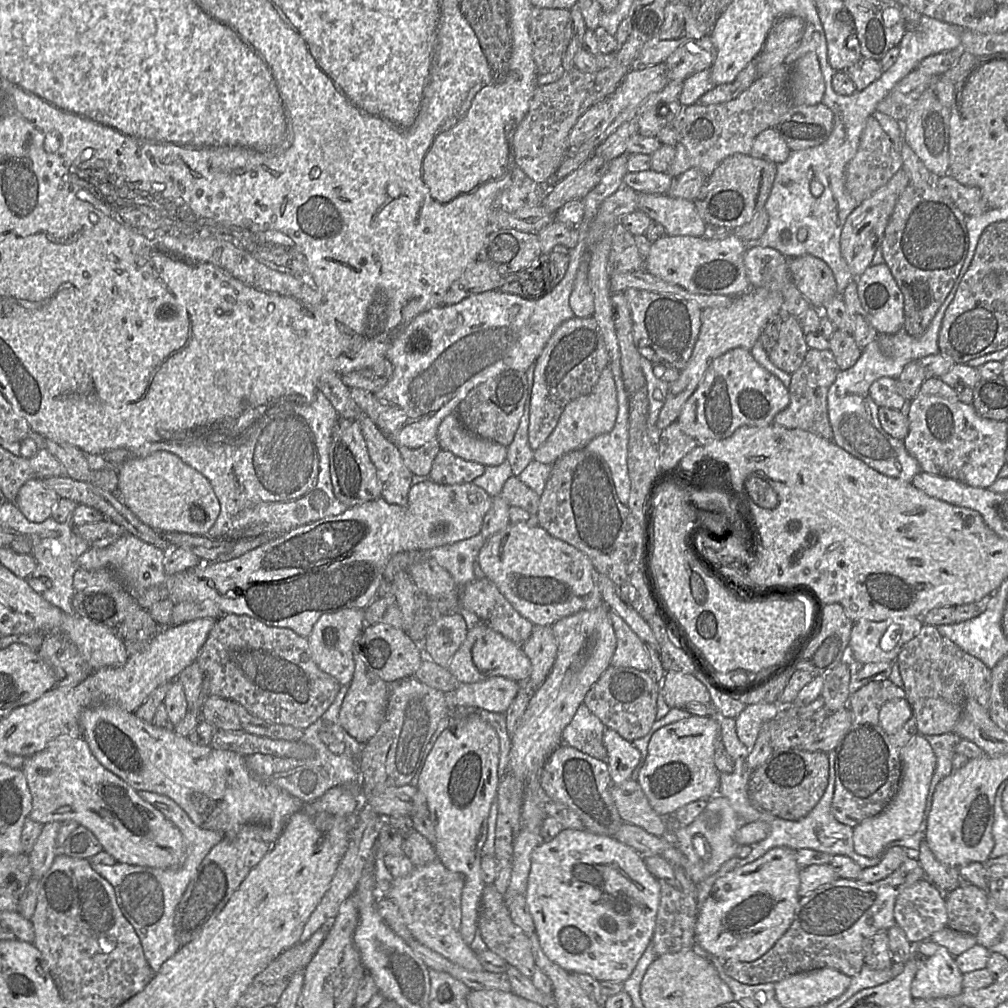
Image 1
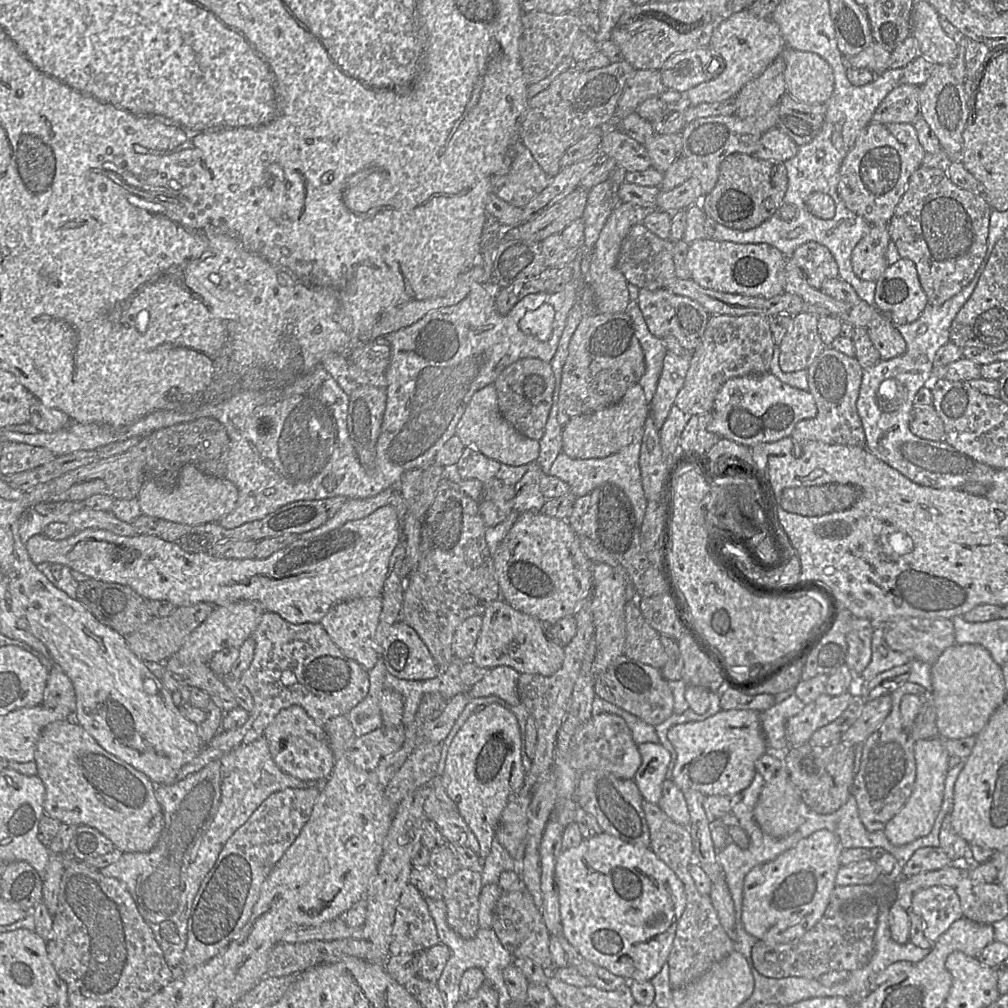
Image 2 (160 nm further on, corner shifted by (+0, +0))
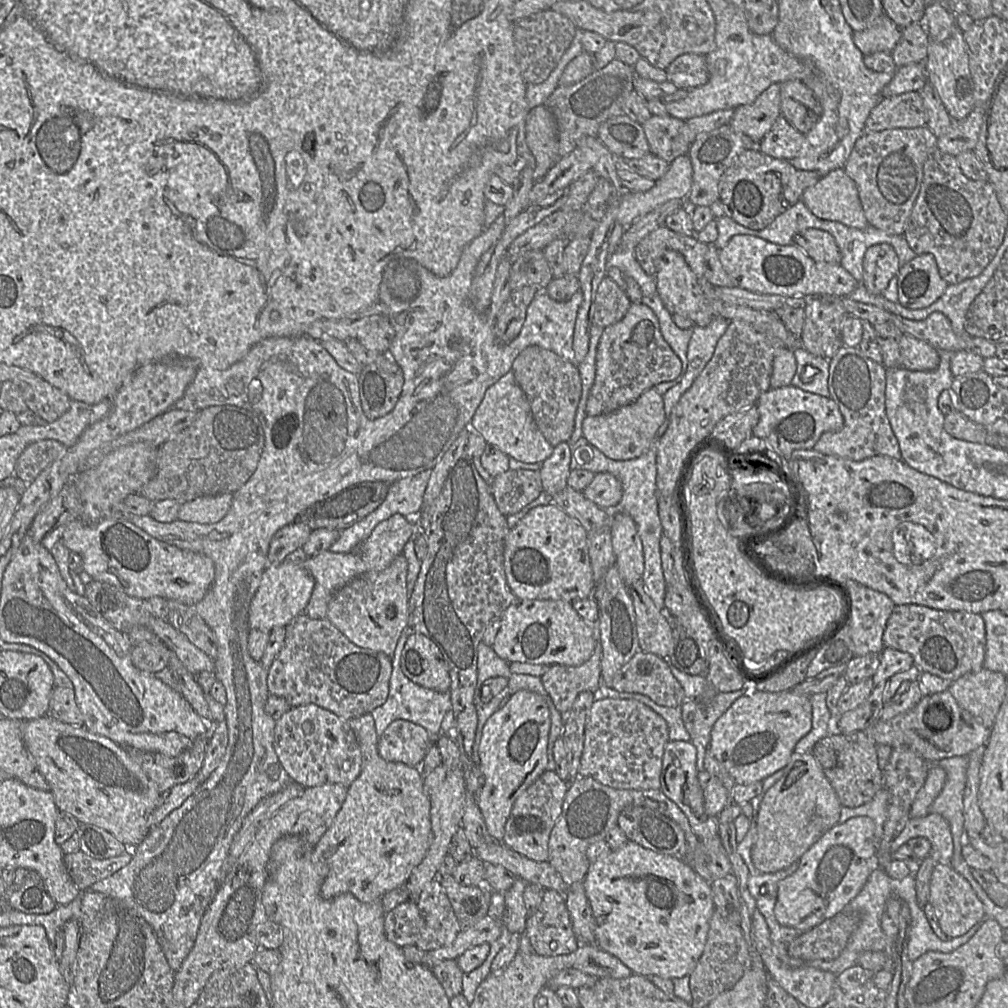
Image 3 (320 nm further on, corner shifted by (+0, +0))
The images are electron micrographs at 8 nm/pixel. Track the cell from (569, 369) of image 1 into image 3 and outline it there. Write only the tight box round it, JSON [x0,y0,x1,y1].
[585,304,682,417]

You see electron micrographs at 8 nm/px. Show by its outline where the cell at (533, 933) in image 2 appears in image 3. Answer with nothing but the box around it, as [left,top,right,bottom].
[524,890,580,956]

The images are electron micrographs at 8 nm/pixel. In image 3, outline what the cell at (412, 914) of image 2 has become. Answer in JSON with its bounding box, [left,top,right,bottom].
[414,878,460,951]

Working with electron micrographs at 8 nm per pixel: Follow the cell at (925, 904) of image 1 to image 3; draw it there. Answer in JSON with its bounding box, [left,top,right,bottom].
[928,864,984,938]

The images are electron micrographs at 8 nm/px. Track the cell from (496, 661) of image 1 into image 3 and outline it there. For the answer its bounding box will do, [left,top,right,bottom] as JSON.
[492,600,599,667]

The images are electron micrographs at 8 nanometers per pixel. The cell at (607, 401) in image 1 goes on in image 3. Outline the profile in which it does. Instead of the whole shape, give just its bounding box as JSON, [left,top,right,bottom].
[581,389,664,460]

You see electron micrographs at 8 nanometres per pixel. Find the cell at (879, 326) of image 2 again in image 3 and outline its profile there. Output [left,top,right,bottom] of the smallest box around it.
[900,335,940,371]

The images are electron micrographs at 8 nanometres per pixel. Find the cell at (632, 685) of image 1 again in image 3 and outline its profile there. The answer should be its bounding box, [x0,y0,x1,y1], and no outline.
[607,651,687,708]

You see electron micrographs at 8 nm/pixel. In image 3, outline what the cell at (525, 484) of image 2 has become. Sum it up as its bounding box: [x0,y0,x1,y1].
[539,442,571,497]

